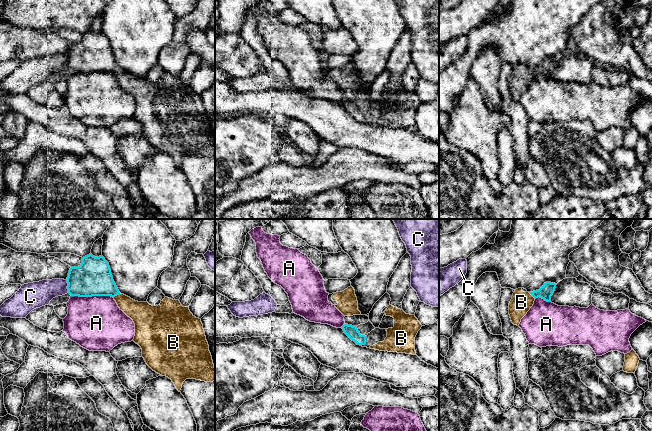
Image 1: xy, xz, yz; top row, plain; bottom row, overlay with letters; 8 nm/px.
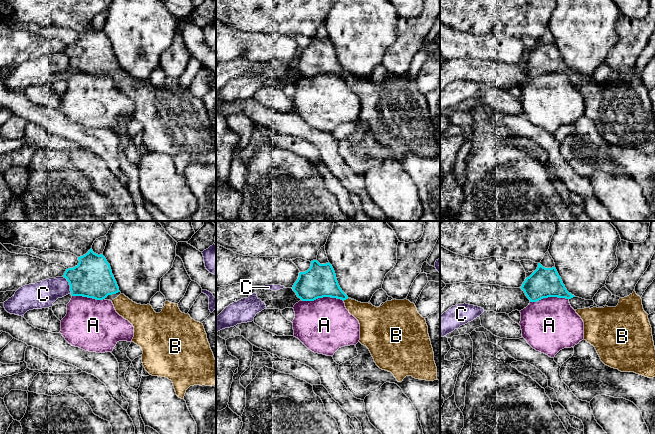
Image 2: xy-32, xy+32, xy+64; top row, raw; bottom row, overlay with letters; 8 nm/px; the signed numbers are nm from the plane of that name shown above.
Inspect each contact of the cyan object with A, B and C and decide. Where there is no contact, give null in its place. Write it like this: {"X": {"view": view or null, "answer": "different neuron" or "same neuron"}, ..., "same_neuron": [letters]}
{"A": {"view": "xy", "answer": "different neuron"}, "B": {"view": "xy", "answer": "same neuron"}, "C": {"view": "xy", "answer": "different neuron"}, "same_neuron": ["B"]}

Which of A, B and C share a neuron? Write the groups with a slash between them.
A / B / C

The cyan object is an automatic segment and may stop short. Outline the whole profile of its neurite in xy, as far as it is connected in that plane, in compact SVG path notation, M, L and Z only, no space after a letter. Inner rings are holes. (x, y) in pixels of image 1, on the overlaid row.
M89 254L82 258L78 267L71 267L67 277L67 289L71 296L92 297L120 294L111 273L109 263L103 256Z

